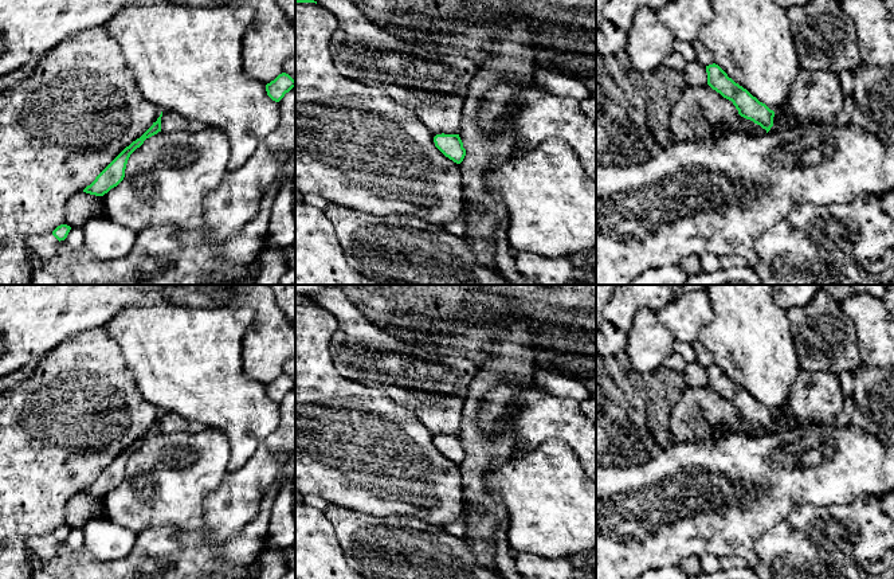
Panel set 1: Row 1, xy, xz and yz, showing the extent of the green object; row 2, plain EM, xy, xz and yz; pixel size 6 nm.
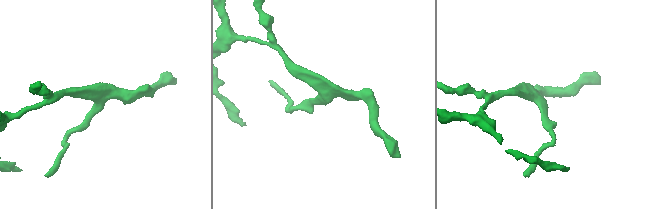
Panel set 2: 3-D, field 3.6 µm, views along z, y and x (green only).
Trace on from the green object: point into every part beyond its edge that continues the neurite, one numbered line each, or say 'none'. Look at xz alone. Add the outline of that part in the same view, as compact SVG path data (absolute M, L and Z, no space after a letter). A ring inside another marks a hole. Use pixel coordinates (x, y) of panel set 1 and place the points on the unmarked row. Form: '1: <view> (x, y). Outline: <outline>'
none

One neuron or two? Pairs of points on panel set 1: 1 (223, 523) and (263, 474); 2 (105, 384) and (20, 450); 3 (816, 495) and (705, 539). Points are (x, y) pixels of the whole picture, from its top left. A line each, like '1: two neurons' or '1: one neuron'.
1: one neuron
2: one neuron
3: one neuron

